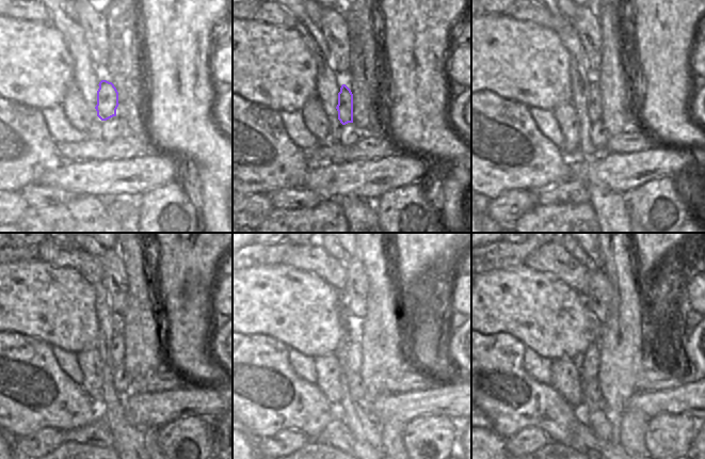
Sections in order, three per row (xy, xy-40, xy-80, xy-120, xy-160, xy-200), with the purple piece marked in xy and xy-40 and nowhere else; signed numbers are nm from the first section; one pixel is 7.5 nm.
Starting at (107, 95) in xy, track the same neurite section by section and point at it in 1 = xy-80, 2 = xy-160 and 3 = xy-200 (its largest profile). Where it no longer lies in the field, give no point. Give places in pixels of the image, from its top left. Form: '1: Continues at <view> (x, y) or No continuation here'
1: Continues at xy-80 (594, 101)
2: Continues at xy-160 (354, 355)
3: Continues at xy-200 (589, 362)

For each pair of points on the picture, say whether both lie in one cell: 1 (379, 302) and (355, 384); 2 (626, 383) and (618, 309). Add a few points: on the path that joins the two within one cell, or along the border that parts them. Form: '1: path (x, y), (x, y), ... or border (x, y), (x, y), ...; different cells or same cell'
1: border (358, 373), (368, 396); different cells
2: path (623, 365), (623, 327); same cell

